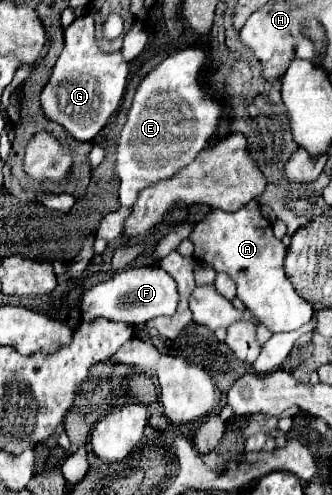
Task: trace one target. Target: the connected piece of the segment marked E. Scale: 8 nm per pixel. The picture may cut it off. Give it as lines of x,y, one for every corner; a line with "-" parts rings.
184,48
168,58
164,58
160,64
156,64
138,84
134,92
132,106
128,110
128,118
124,128
118,134
118,144
116,144
116,154
114,154
114,178
120,182
118,186
118,202
120,206
130,208
136,200
138,190
170,178
174,172
190,164
194,156
204,148
206,140
214,134
218,120
222,116
222,104
214,94
206,92
204,82
200,84
200,72
204,72
206,66
206,52
202,48

